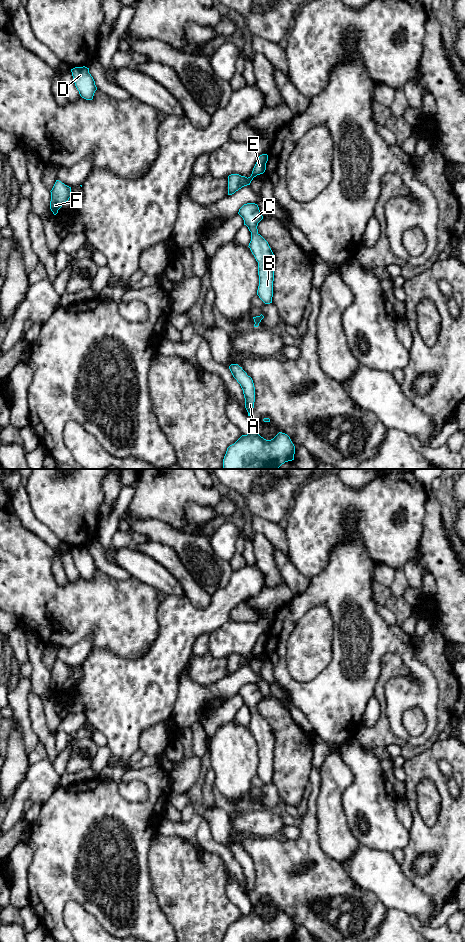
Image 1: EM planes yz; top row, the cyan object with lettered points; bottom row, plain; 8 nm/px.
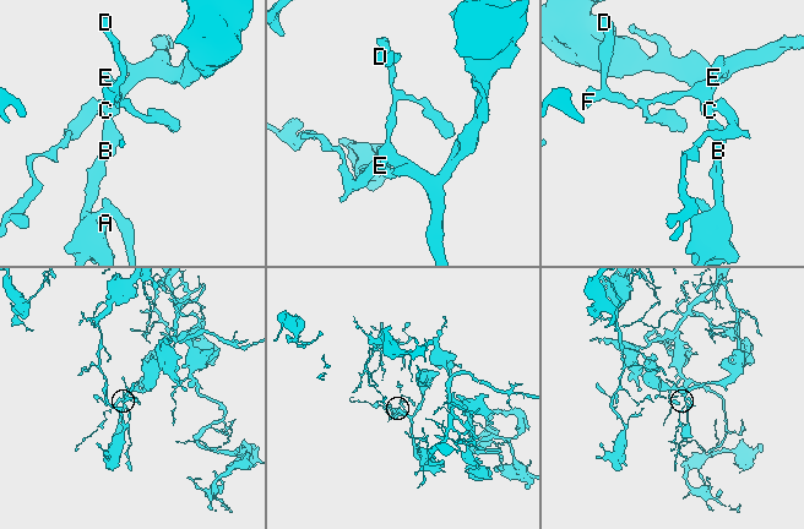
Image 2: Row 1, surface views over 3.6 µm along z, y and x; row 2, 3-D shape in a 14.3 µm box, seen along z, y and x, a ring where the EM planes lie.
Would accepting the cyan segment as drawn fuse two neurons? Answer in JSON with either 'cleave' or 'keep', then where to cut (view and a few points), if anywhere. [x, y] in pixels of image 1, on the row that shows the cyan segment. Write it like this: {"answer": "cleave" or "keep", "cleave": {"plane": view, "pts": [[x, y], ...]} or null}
{"answer": "keep", "cleave": null}

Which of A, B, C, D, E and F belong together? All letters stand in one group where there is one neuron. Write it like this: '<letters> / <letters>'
A B C D E F

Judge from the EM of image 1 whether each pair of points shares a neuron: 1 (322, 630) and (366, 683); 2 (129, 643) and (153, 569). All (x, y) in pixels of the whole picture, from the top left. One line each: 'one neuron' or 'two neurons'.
1: two neurons
2: two neurons

